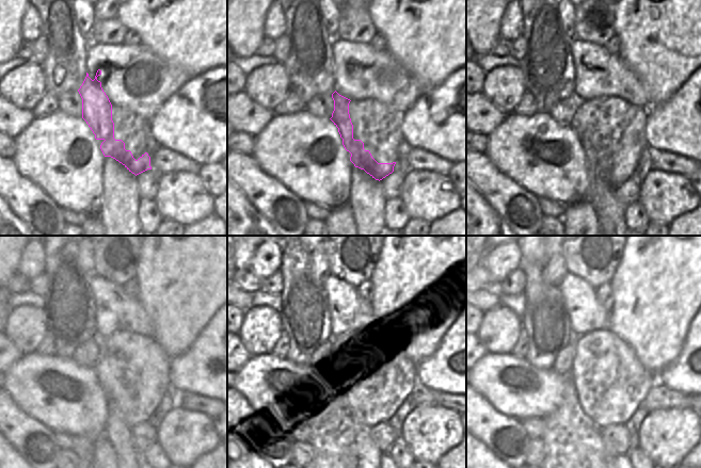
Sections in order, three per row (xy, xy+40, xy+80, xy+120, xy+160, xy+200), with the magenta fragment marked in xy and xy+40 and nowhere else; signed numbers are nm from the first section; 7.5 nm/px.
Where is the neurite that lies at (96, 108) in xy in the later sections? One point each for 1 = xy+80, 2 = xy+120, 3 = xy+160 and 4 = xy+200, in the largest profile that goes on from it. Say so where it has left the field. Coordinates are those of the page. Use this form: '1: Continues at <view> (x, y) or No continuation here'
1: Continues at xy+80 (616, 174)
2: Continues at xy+120 (117, 431)
3: Continues at xy+160 (367, 452)
4: Continues at xy+200 (626, 408)

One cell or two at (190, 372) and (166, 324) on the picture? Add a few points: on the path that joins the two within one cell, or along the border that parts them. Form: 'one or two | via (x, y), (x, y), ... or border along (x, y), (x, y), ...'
two | border along (197, 336), (182, 354), (171, 360)

